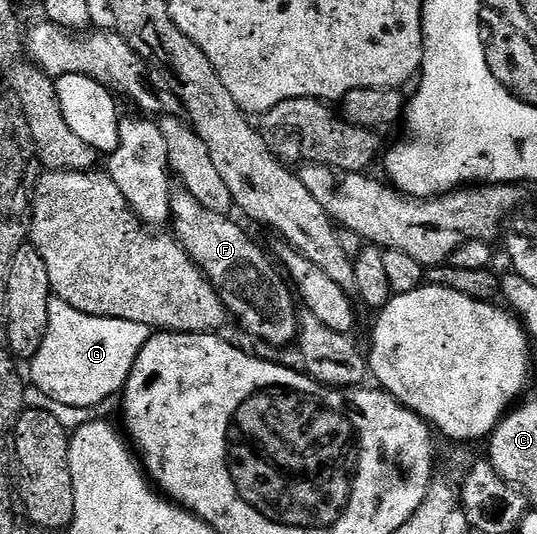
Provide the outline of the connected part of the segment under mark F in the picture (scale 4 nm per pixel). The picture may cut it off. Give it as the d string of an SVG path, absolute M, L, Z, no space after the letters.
M175 188L170 194L170 219L172 222L172 235L188 251L188 255L202 268L212 287L220 295L227 314L236 320L237 328L248 331L248 335L254 335L272 345L290 347L298 339L298 309L296 297L288 284L287 278L270 263L265 253L257 243L241 229L231 218L224 213L208 211L192 199L192 195L186 189Z

